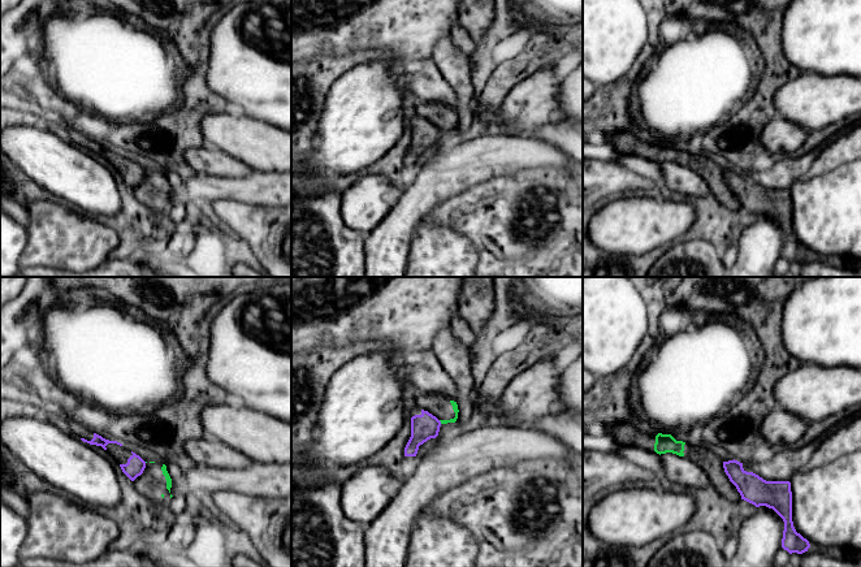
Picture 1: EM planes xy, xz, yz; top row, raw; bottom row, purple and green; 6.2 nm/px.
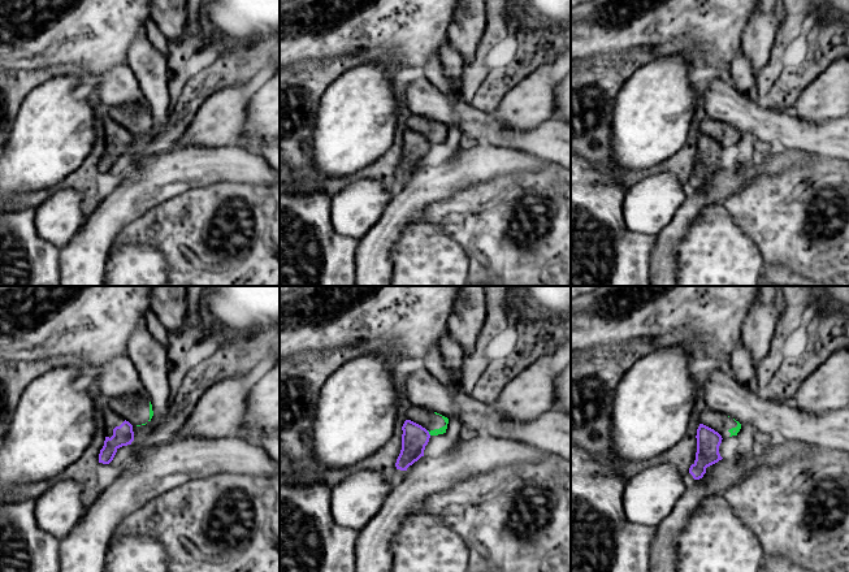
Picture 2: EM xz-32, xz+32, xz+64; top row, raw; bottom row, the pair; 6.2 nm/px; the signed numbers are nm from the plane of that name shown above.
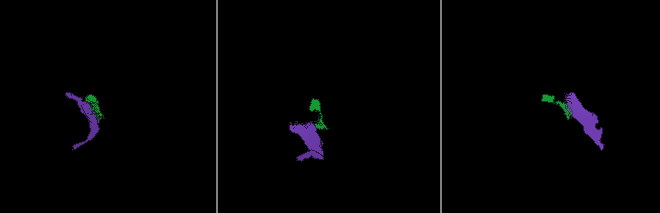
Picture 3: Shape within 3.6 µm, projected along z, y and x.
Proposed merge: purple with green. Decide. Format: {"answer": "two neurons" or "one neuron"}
{"answer": "two neurons"}

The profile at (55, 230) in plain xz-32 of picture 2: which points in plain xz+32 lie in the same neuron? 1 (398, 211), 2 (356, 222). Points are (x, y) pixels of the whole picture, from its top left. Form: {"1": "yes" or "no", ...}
{"1": "no", "2": "yes"}

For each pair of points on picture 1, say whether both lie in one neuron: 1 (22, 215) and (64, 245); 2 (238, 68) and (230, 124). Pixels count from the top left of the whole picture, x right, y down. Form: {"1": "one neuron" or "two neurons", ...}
{"1": "two neurons", "2": "two neurons"}

